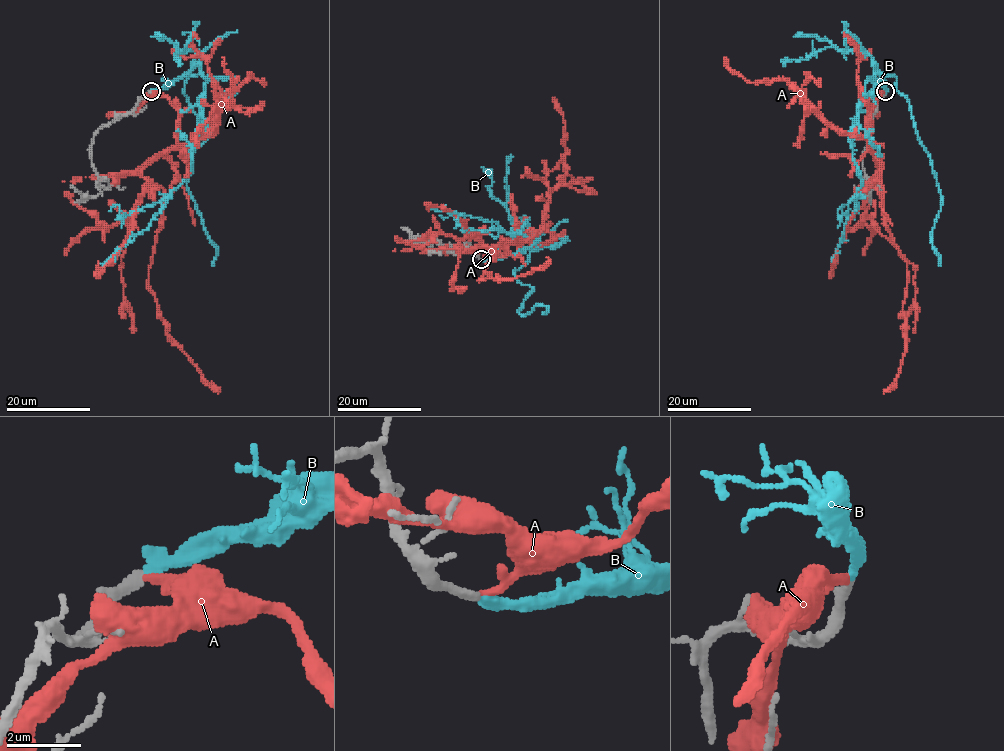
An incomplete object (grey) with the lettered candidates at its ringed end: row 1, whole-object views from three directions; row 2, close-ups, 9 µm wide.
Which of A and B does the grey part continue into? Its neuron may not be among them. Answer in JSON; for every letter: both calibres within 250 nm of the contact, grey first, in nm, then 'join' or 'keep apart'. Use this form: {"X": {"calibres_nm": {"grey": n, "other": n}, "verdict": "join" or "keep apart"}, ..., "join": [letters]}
{"A": {"calibres_nm": {"grey": 280, "other": 200}, "verdict": "keep apart"}, "B": {"calibres_nm": {"grey": 280, "other": 320}, "verdict": "join"}, "join": ["B"]}

